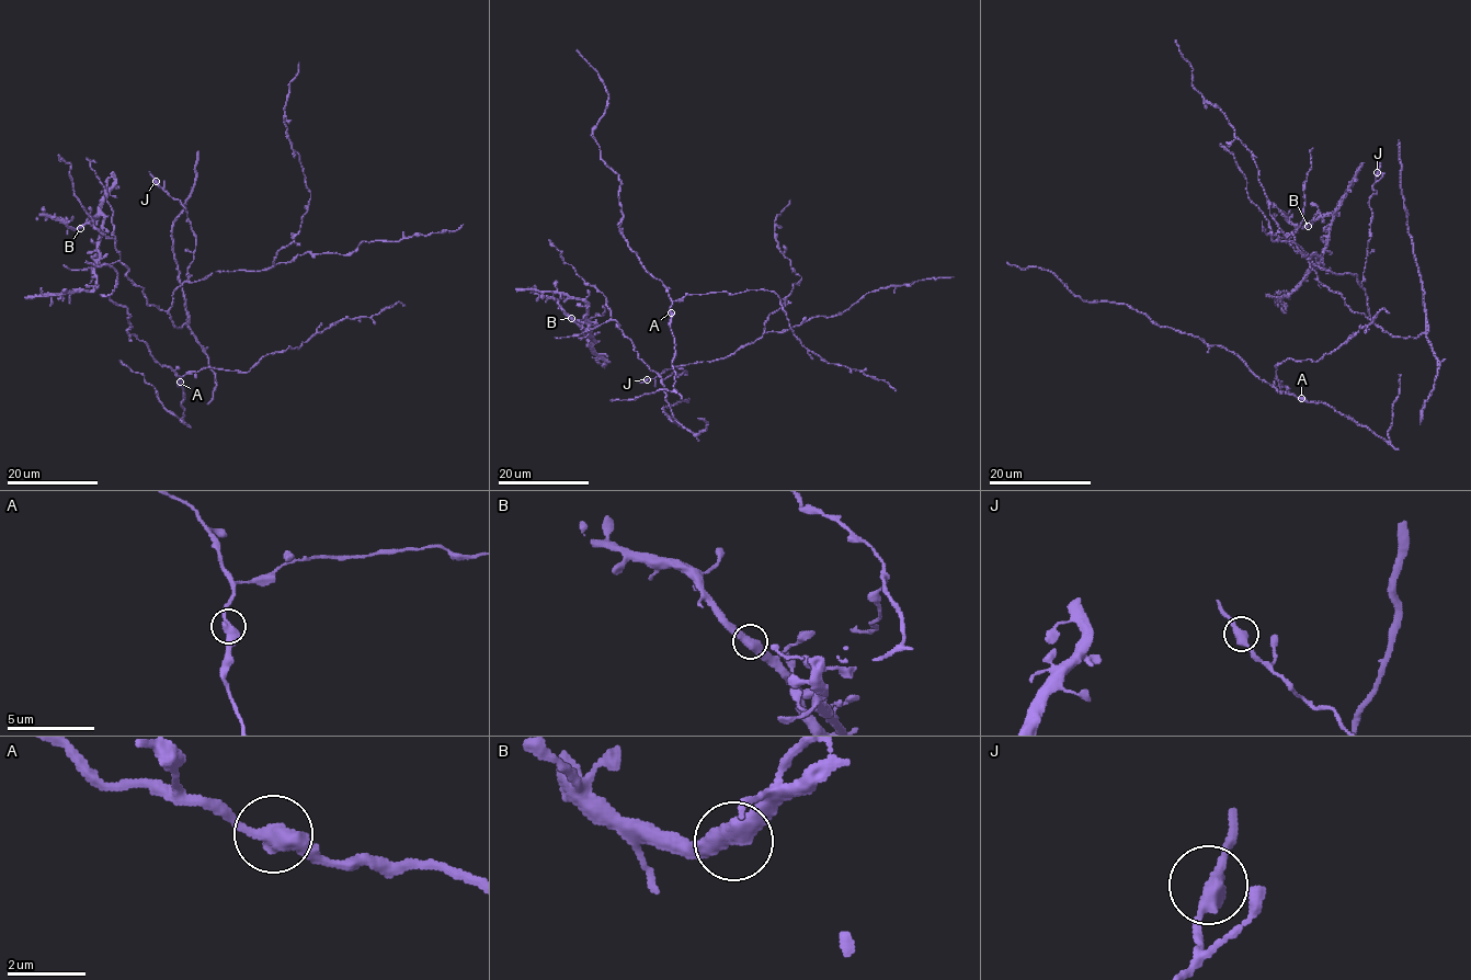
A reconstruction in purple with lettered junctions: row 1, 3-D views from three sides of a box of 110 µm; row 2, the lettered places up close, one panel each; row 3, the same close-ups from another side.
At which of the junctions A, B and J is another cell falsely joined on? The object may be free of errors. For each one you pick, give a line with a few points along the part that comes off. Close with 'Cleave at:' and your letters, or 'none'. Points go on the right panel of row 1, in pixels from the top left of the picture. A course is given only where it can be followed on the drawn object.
Cleave at: none

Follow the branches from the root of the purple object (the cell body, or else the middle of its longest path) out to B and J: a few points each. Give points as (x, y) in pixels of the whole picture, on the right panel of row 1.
B: (1437, 378), (1438, 359), (1424, 333), (1391, 335), (1318, 280), (1310, 263), (1321, 261), (1334, 213), (1308, 226)
J: (1437, 378), (1438, 359), (1424, 333), (1391, 335), (1370, 318), (1361, 281), (1377, 172)

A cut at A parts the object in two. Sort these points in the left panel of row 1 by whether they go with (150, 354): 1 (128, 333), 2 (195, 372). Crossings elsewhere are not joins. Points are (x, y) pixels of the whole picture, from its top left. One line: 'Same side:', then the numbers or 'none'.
Same side: 1, 2

